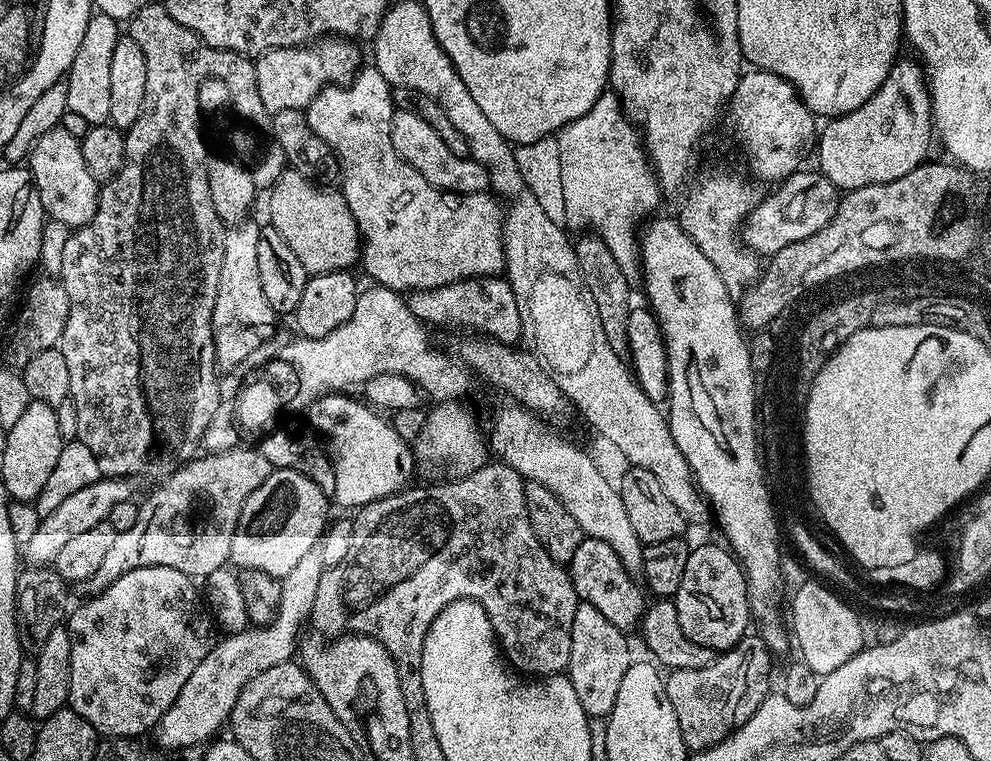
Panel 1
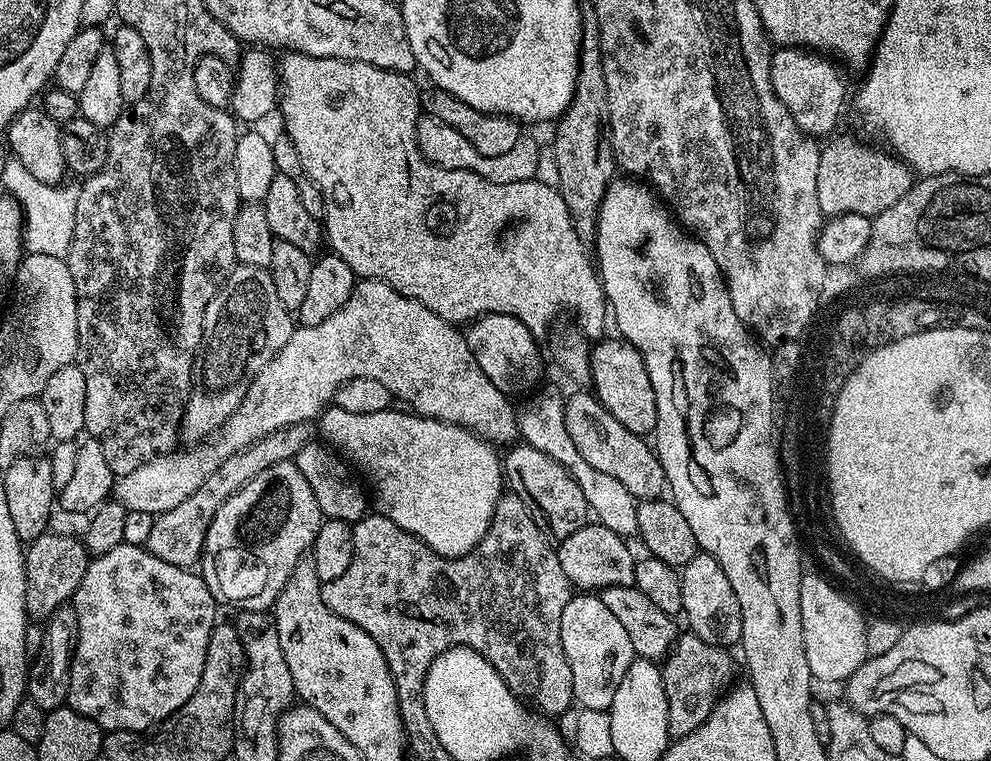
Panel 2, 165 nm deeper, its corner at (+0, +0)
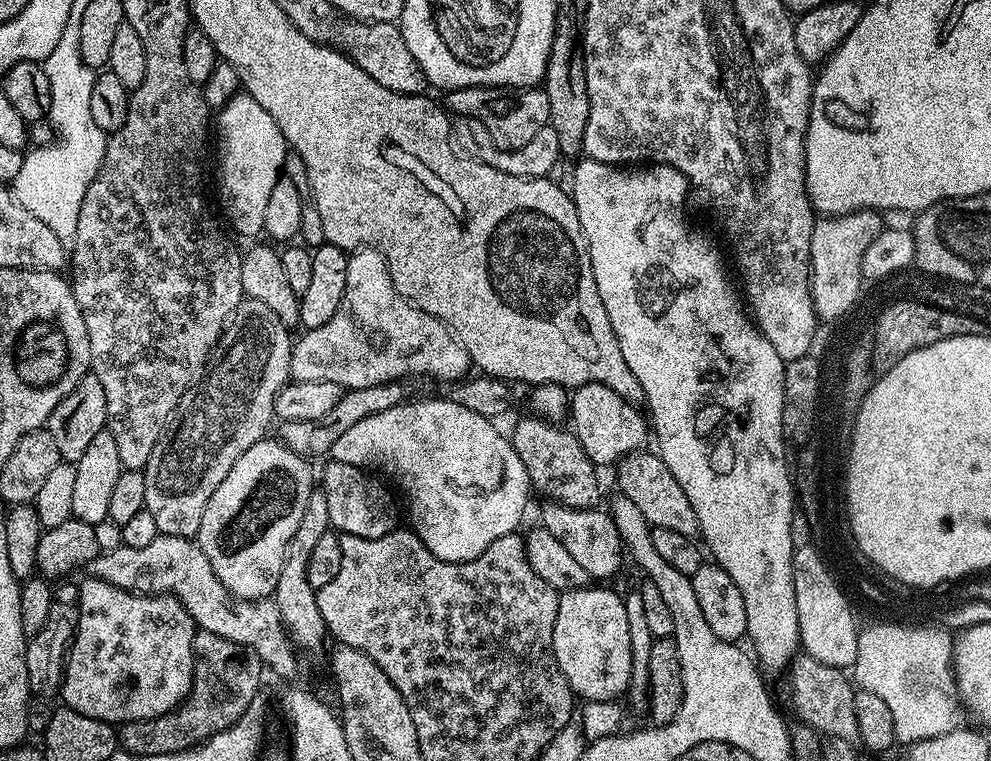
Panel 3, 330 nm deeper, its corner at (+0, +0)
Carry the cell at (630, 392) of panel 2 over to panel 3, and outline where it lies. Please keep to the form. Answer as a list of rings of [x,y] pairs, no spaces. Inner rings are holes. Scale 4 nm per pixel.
[[[583,384],[570,396],[570,431],[578,438],[582,450],[586,450],[592,463],[615,465],[632,452],[641,451],[648,438],[650,440],[650,424],[645,413],[639,412],[635,403],[623,400],[610,386],[601,384]]]

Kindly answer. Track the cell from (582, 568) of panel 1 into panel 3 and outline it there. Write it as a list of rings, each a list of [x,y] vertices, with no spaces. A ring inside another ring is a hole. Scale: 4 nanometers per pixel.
[[[551,502],[543,506],[544,513],[541,514],[539,523],[544,529],[566,546],[567,553],[586,570],[590,577],[600,582],[608,582],[608,579],[619,570],[620,563],[626,560],[626,549],[620,540],[618,526],[614,526],[611,515],[607,511],[600,512],[599,507],[571,508]]]

